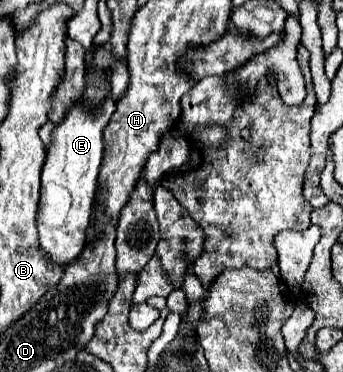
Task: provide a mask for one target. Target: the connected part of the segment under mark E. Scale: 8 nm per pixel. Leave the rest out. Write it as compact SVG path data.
M106 99L102 107L96 109L96 115L92 115L80 101L68 111L64 123L54 127L52 145L48 145L46 163L42 167L42 189L36 223L40 233L40 247L60 267L72 263L86 245L86 231L92 223L94 197L104 151L102 131L108 125L114 109L116 105L112 99Z

